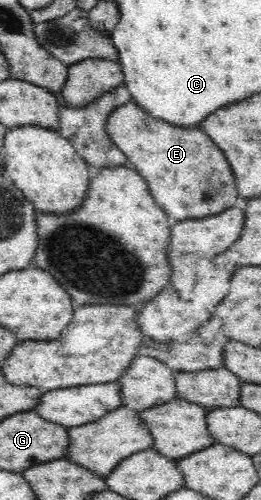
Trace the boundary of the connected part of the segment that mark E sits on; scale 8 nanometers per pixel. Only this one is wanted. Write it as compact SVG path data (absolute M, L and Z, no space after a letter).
M133 99L117 107L107 118L106 132L113 144L126 155L131 166L148 183L155 203L170 221L201 219L233 208L238 195L234 171L223 151L200 128L183 128L146 113Z

